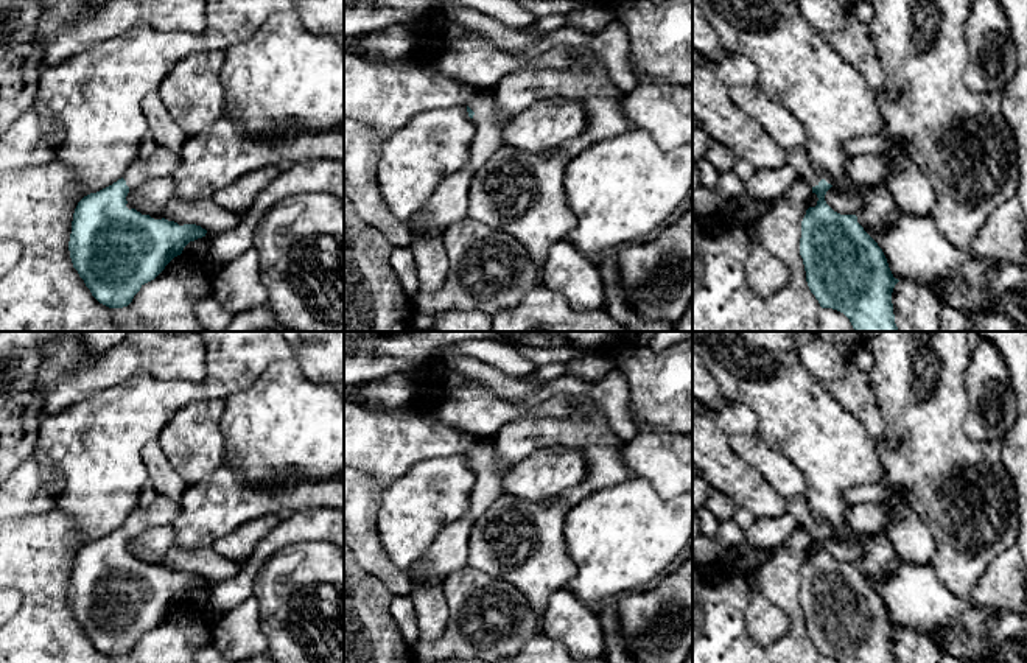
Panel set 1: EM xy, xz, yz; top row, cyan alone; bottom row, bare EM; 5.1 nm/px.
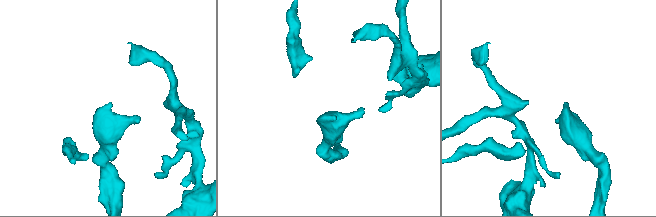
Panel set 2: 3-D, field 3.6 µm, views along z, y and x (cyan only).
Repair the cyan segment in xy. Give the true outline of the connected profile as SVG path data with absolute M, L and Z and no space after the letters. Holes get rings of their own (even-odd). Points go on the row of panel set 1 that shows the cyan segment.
M159 146L152 156L138 157L121 179L78 202L68 241L70 258L100 303L109 308L128 307L140 288L154 280L190 241L205 237L207 230L201 226L179 226L174 221L154 219L126 207L126 196L131 190L137 190L149 179L170 176L179 163L179 153Z

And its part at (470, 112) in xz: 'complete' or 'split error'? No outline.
split error

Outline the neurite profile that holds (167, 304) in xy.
M181 254L151 282L142 285L132 302L126 307L135 311L148 332L205 332L195 314L195 302L212 296L212 275L202 258Z

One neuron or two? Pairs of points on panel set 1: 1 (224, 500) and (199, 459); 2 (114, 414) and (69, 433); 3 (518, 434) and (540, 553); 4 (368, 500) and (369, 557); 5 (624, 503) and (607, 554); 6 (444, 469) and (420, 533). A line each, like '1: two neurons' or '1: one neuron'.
1: two neurons
2: one neuron
3: one neuron
4: one neuron
5: one neuron
6: one neuron

